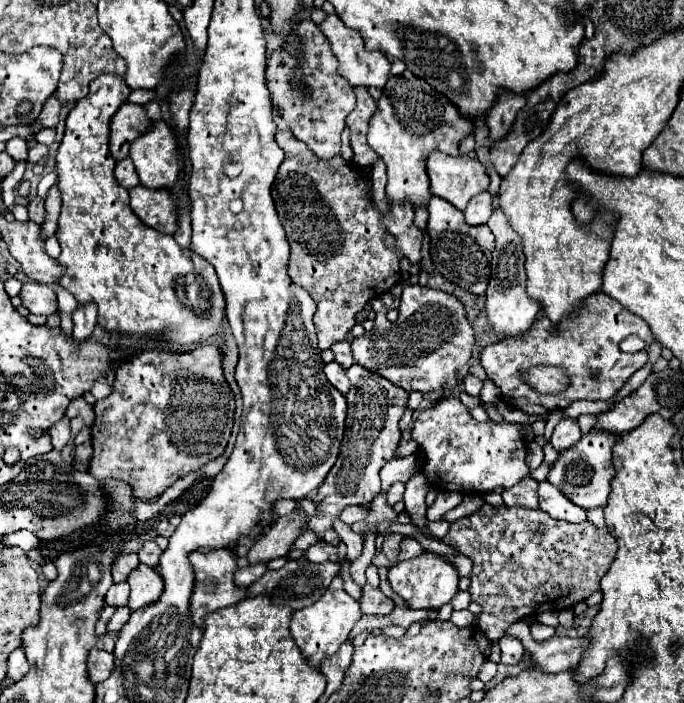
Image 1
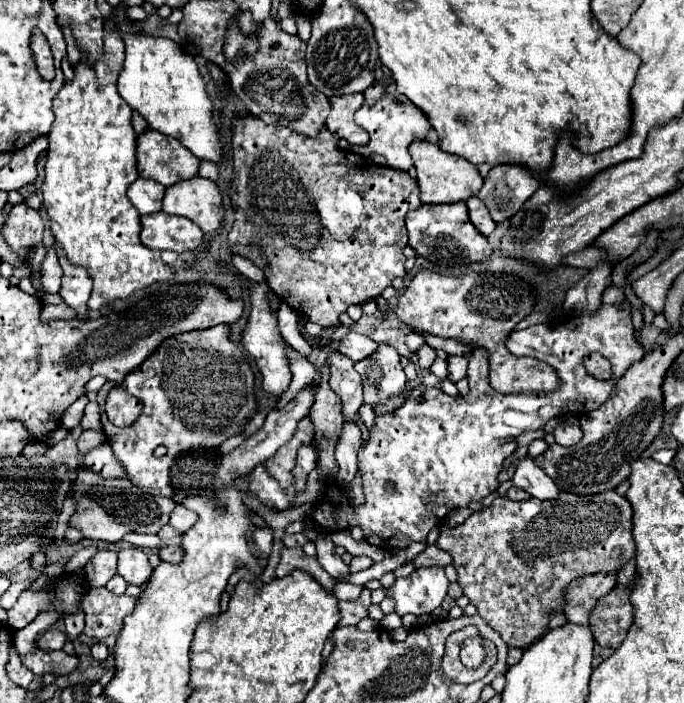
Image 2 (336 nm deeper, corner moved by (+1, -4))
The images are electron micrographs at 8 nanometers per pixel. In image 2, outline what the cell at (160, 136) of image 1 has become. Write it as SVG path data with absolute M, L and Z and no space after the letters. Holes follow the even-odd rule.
M206 177L184 179L168 187L162 199L162 211L192 219L204 233L216 231L224 219L220 191Z

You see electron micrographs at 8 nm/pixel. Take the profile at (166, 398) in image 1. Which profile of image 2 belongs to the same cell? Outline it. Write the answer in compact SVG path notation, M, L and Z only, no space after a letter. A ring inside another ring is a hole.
M216 325L212 329L202 329L202 331L192 331L192 333L180 333L170 339L166 339L136 371L128 373L124 377L122 387L138 397L144 405L140 417L130 425L130 427L112 427L104 413L104 403L108 391L114 387L114 383L106 383L98 391L98 405L102 411L102 429L106 435L108 445L112 447L114 455L118 457L120 465L126 469L128 479L144 493L150 495L164 495L172 497L174 487L172 487L172 467L180 457L184 457L190 451L198 449L216 449L220 447L226 439L240 435L246 427L246 419L250 421L252 415L256 413L254 405L254 373L242 353L242 349L228 339L228 325ZM158 445L166 445L168 453L164 457L154 457L154 449Z

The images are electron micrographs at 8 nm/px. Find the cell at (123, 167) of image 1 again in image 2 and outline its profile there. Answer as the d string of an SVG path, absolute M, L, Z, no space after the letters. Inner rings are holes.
M138 177L130 187L128 187L128 199L130 203L142 213L156 213L162 209L162 197L164 197L164 185L156 181L148 181Z

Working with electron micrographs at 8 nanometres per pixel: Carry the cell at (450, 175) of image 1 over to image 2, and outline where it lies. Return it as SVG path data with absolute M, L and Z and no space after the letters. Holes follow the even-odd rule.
M414 141L410 145L410 155L414 159L414 167L418 171L418 187L422 203L458 203L476 195L482 187L482 175L478 169L458 155L450 155L442 151L438 145L428 141Z

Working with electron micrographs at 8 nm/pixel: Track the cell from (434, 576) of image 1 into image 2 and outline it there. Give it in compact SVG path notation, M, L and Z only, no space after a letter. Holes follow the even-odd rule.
M416 569L408 577L398 577L392 587L386 589L386 595L394 599L396 613L402 615L426 615L440 607L448 593L450 581L444 575L444 569Z

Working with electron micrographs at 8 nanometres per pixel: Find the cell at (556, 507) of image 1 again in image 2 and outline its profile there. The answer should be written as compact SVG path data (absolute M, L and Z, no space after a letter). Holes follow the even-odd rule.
M526 457L518 463L512 483L540 501L552 501L552 499L558 499L560 495L554 481L538 465L534 465L532 457Z

